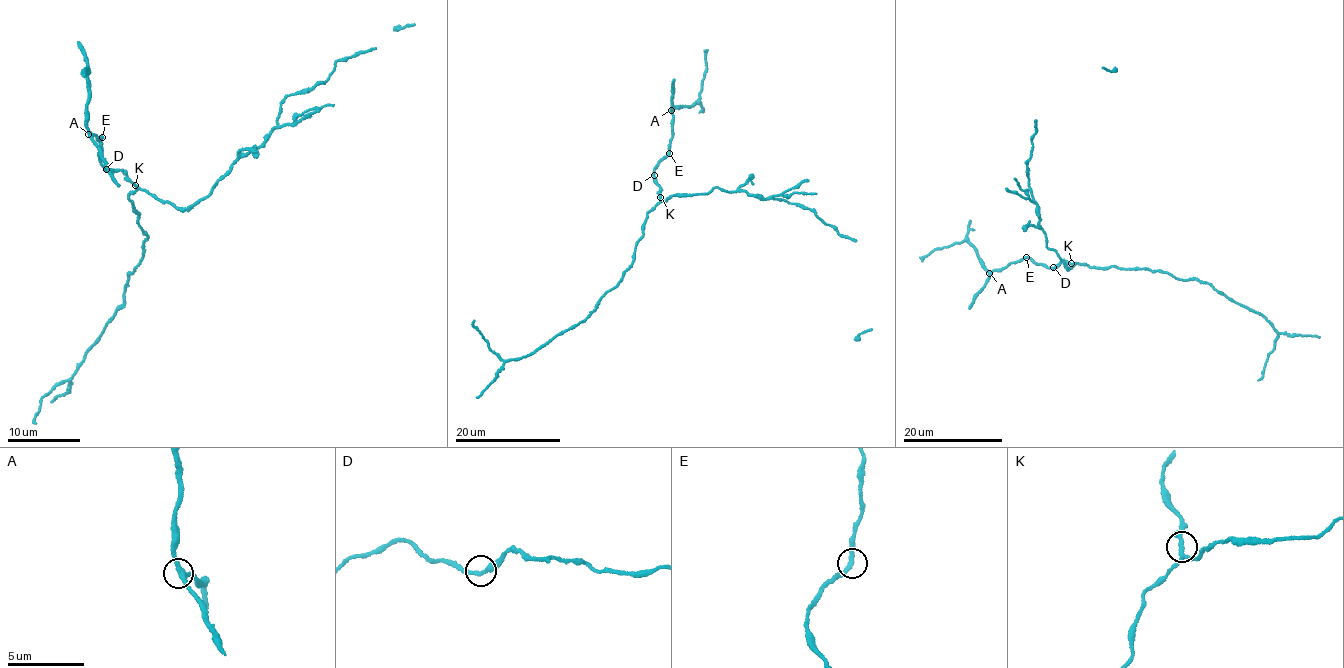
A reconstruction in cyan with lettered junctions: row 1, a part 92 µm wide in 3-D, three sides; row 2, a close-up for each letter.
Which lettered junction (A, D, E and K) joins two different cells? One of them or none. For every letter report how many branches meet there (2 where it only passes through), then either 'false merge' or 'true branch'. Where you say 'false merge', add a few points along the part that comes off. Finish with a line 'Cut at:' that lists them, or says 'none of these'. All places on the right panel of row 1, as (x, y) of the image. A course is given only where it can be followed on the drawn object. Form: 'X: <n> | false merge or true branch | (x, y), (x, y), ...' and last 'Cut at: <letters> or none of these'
A: 3 | true branch
D: 2 | true branch
E: 2 | true branch
K: 3 | true branch
Cut at: none of these

